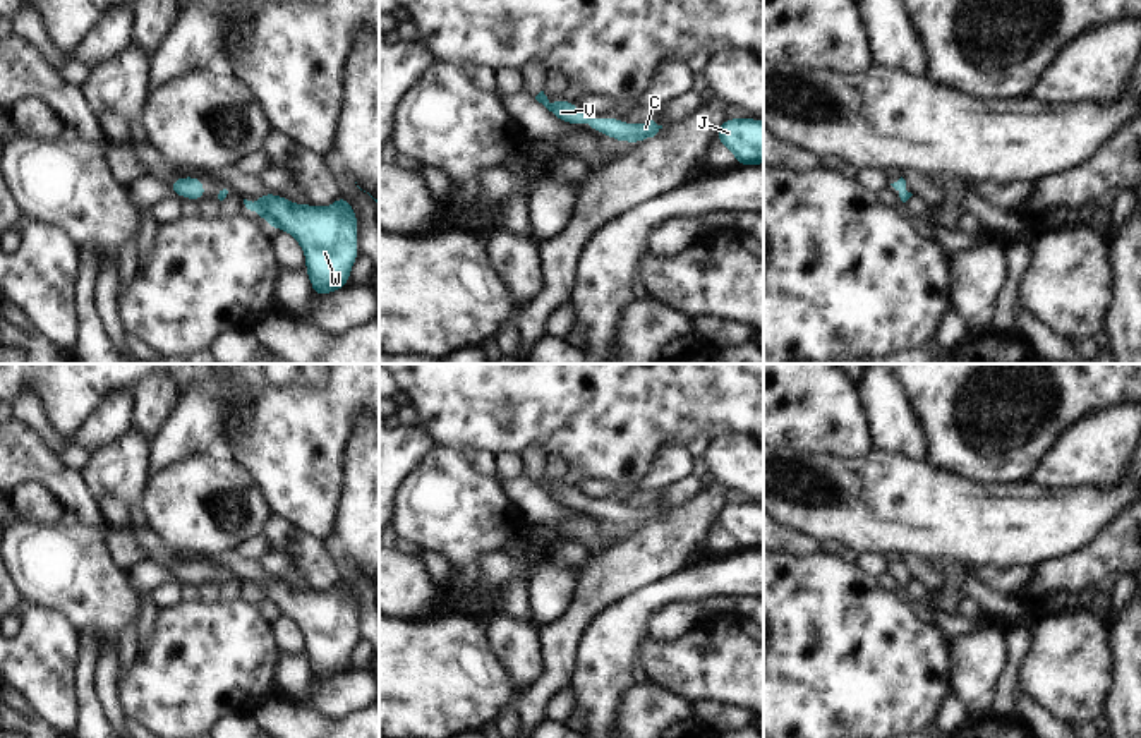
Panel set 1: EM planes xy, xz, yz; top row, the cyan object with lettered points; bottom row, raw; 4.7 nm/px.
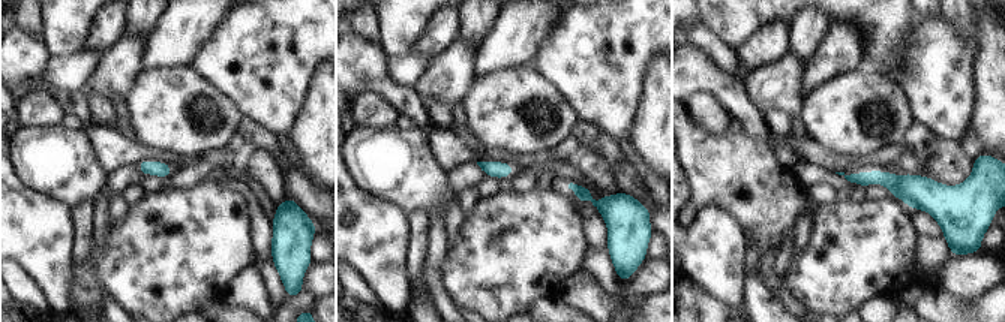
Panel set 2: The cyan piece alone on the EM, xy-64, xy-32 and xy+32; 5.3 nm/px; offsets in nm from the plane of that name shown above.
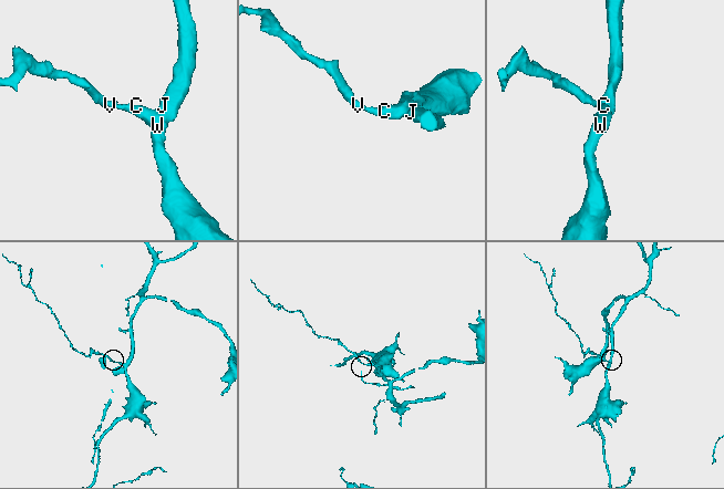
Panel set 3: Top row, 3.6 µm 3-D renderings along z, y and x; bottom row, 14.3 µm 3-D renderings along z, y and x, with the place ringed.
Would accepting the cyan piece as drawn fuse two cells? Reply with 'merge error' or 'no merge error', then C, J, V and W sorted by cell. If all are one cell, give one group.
no merge error; groups C J V W

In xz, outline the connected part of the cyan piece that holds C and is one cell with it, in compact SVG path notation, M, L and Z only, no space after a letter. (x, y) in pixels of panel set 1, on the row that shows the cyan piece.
M540 91L535 100L542 103L556 118L570 125L589 125L594 132L601 132L602 136L607 134L618 142L628 141L638 144L643 139L654 137L662 129L662 125L657 125L650 118L647 118L642 125L633 125L613 117L590 118L585 117L573 101L559 98L554 105L551 105L544 91Z

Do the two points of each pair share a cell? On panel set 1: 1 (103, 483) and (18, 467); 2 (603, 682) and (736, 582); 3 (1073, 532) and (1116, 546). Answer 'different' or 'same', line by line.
1: different
2: same
3: different

